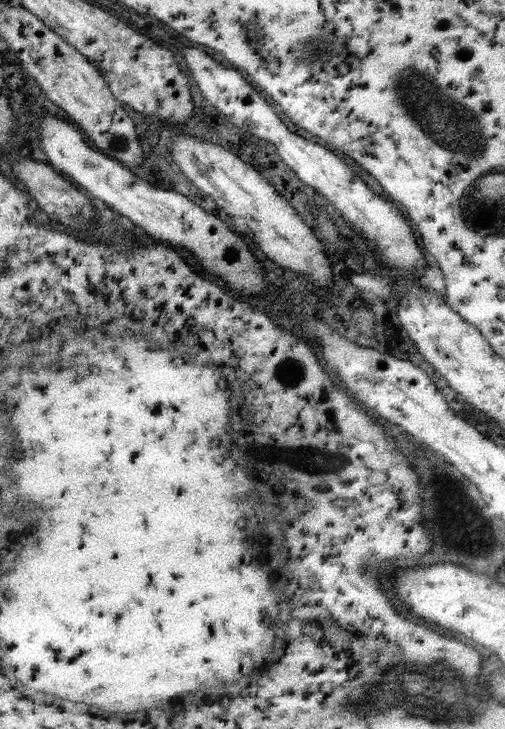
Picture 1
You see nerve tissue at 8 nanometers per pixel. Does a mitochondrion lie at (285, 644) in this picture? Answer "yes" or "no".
no

